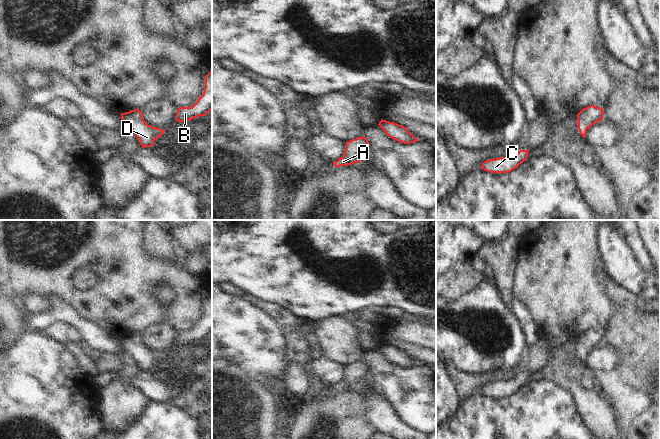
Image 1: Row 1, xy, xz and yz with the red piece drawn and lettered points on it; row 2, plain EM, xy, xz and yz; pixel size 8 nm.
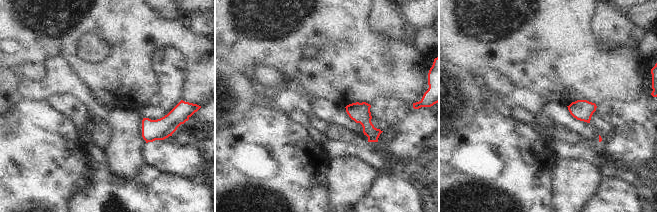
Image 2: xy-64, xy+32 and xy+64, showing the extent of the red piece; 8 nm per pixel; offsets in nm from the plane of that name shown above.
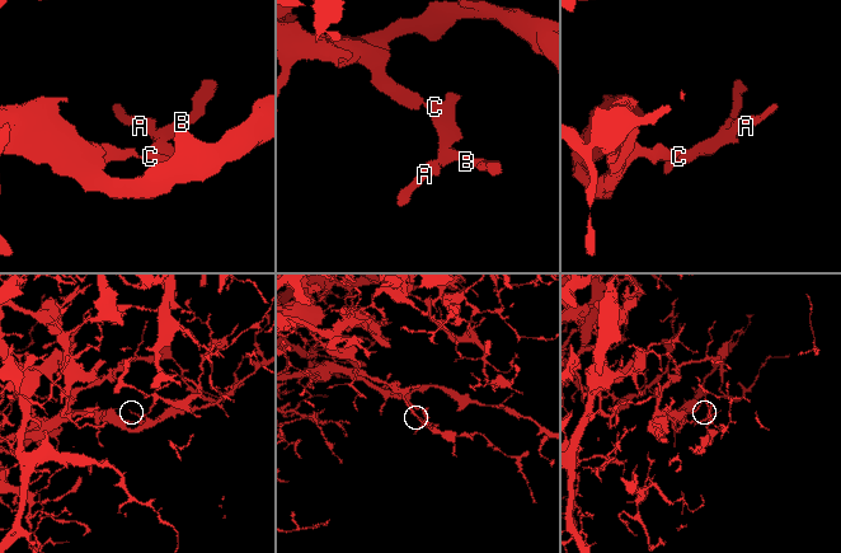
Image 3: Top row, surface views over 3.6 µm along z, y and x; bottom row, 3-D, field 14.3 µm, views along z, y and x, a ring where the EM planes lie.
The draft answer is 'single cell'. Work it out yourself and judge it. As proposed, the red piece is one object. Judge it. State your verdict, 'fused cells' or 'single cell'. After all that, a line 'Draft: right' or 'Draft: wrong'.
single cell
Draft: right

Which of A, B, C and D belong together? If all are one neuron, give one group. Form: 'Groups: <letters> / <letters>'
Groups: A B C D.

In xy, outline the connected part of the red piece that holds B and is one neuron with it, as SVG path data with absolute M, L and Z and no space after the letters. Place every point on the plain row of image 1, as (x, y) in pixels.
M212 292L205 300L203 319L192 331L179 331L176 338L177 346L188 346L199 340L206 340L212 334Z

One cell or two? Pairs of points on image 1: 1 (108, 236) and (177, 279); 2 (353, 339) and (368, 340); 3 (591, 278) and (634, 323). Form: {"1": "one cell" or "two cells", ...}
{"1": "one cell", "2": "two cells", "3": "two cells"}

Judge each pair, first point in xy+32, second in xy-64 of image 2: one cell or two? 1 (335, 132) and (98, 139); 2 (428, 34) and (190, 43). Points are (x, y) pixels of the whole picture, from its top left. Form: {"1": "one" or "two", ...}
{"1": "one", "2": "two"}

